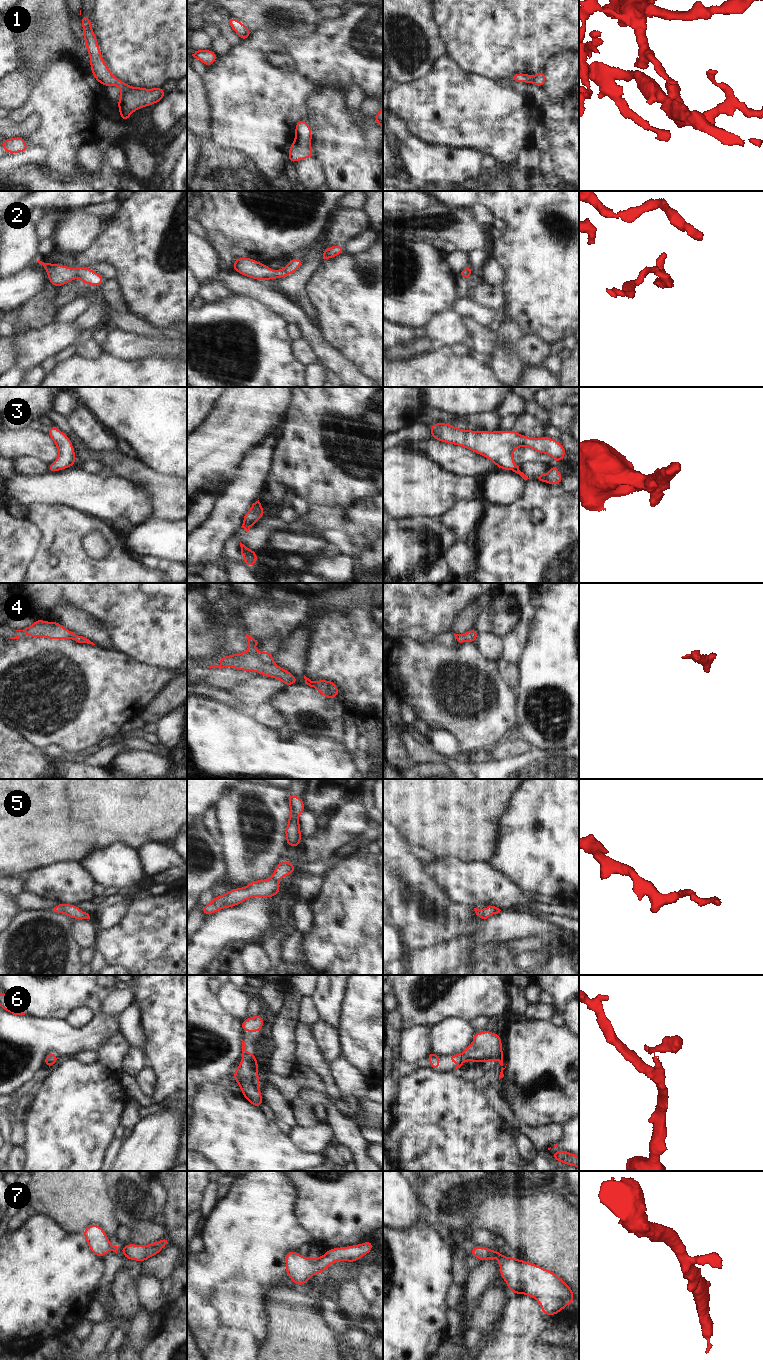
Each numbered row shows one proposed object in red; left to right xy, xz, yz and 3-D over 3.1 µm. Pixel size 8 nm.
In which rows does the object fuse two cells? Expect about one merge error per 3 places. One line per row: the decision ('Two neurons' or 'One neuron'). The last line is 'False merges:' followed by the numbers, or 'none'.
1: One neuron
2: One neuron
3: One neuron
4: One neuron
5: One neuron
6: One neuron
7: One neuron
False merges: none

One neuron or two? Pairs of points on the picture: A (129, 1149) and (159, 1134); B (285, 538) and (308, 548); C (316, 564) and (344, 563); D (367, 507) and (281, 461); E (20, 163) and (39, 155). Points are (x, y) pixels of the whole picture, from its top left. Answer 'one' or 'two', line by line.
A: one
B: one
C: one
D: two
E: one

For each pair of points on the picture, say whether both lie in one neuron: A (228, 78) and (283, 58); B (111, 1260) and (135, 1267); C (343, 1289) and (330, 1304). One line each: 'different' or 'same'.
A: same
B: same
C: different

